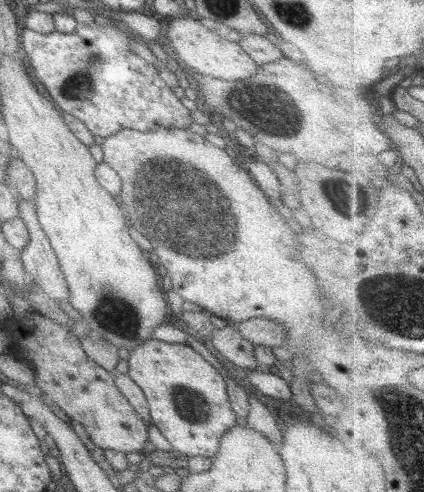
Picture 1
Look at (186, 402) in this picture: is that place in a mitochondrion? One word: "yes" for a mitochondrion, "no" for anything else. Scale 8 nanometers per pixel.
yes

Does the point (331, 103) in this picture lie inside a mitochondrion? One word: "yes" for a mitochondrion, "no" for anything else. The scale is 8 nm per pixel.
no

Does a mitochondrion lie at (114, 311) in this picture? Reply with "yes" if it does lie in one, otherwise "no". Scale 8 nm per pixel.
yes

